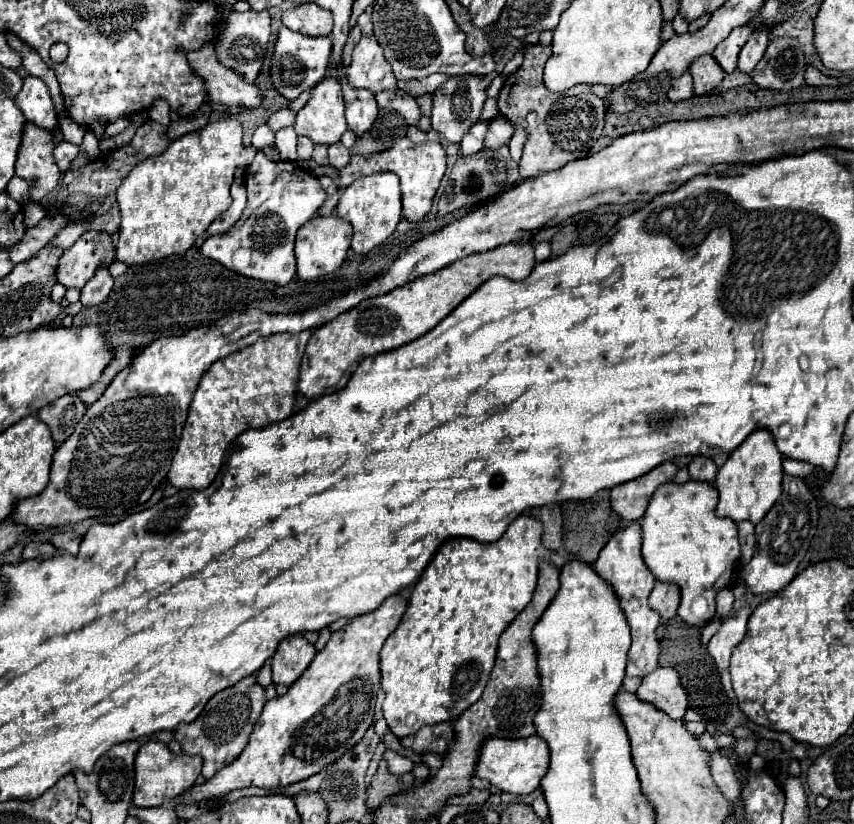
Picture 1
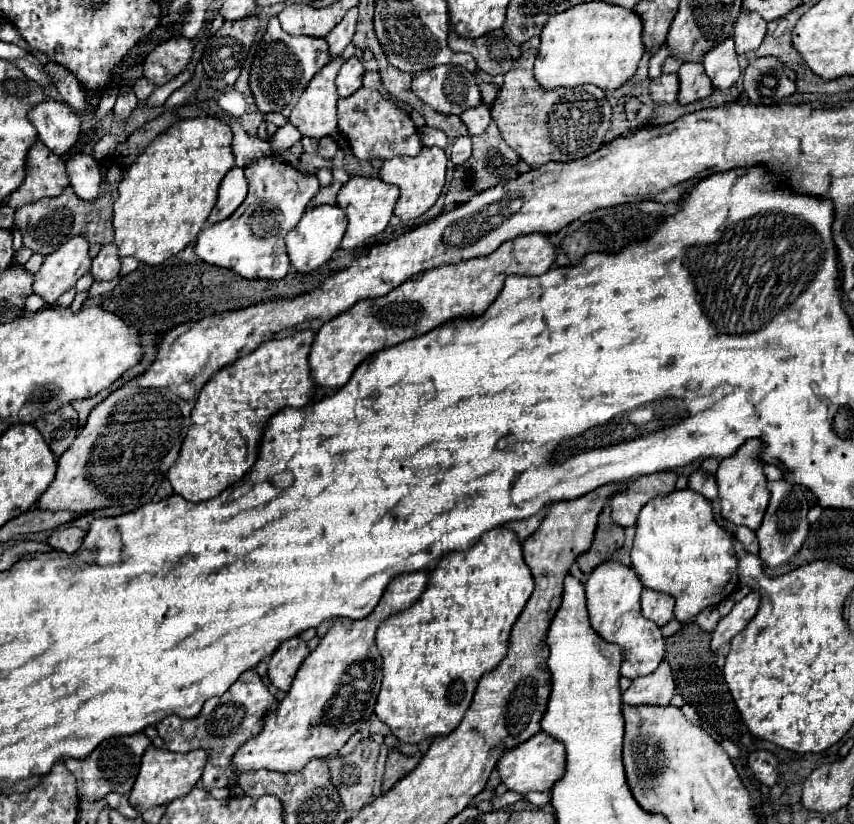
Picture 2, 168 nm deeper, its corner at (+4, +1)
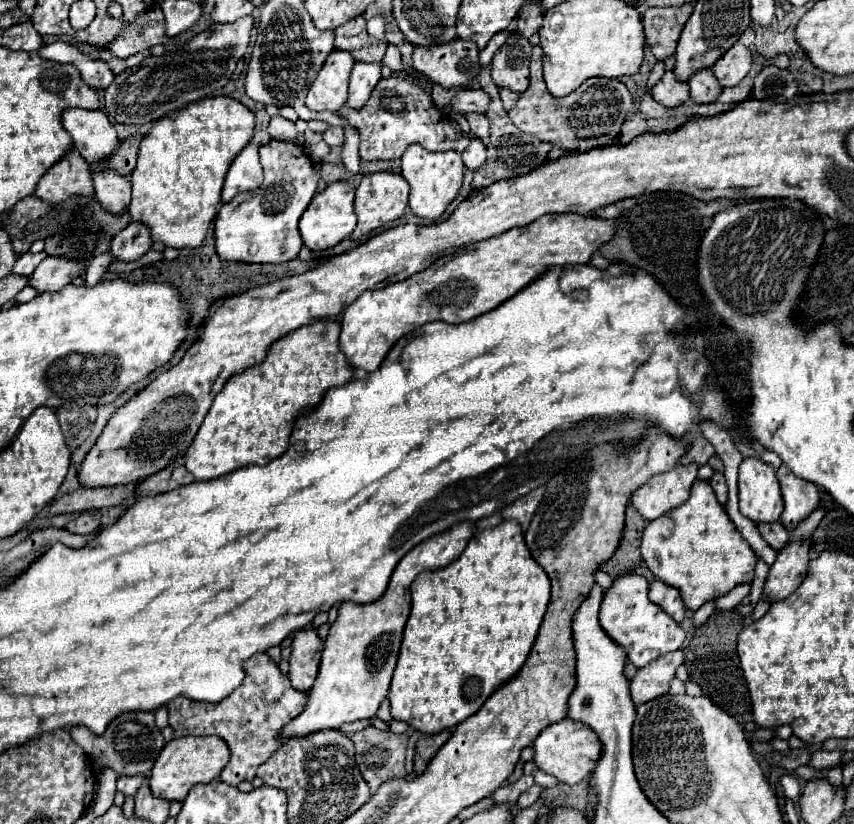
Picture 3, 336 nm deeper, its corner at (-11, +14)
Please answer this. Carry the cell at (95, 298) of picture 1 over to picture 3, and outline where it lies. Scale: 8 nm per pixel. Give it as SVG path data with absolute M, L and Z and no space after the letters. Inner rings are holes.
M131 222L111 240L111 254L123 262L137 260L149 250L151 250L151 236L147 228L143 228L143 224Z

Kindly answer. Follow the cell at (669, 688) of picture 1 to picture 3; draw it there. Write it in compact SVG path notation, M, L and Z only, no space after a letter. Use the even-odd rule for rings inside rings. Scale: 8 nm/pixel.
M675 650L641 668L637 676L631 680L633 702L643 704L657 696L667 694L671 688L671 680L675 678L675 672L681 664L683 664L683 652Z

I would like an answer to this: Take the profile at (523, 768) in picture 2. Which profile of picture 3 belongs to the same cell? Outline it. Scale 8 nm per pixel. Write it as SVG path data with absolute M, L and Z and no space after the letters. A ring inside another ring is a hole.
M563 718L561 722L551 724L547 730L543 730L537 740L533 742L533 762L539 770L545 774L555 776L559 782L565 784L577 784L579 780L587 778L591 774L591 768L595 768L595 760L599 760L601 744L593 730L589 730L581 722L573 722L569 718Z

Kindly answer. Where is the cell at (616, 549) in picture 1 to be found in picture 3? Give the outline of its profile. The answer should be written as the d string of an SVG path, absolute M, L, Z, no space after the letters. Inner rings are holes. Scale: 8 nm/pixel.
M623 574L613 580L613 584L605 590L603 602L601 602L601 612L599 612L599 622L603 630L625 648L627 660L633 662L637 668L647 666L651 660L665 656L673 650L679 650L685 642L685 632L683 628L663 612L655 602L649 600L649 582L635 574Z

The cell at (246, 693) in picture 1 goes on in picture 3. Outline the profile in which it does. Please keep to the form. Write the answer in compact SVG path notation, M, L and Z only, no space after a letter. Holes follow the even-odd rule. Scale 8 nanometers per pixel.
M263 652L247 660L243 684L219 704L203 704L179 696L171 704L167 704L167 708L169 708L169 726L175 730L175 736L217 734L227 742L231 750L231 760L223 768L219 778L225 784L237 786L243 780L255 778L255 770L283 744L283 740L279 738L279 730L295 716L299 716L305 704L307 696L295 690L289 678L279 672L279 666Z

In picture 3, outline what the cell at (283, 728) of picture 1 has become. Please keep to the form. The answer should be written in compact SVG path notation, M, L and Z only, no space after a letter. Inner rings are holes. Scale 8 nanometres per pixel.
M467 524L467 528L451 528L447 536L435 536L435 540L419 544L419 548L413 548L397 564L391 576L391 584L387 586L387 592L375 604L343 602L339 606L339 616L331 624L329 636L325 640L317 680L313 688L307 692L305 710L281 730L283 738L309 736L313 732L327 728L339 730L347 722L355 722L359 718L373 718L377 714L379 704L387 698L391 676L397 666L401 636L411 606L411 582L421 572L445 568L455 558L459 558L471 536L473 524Z

